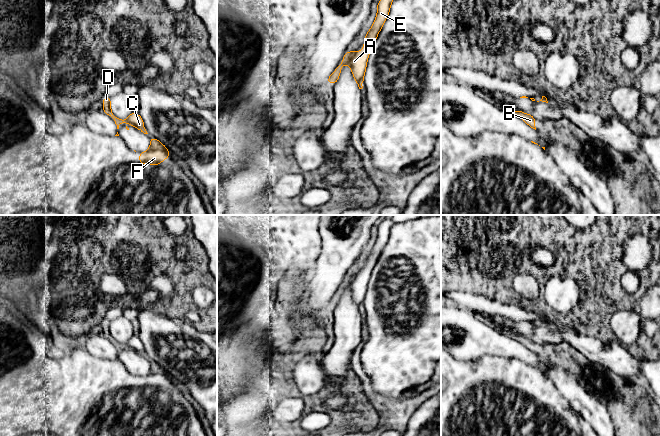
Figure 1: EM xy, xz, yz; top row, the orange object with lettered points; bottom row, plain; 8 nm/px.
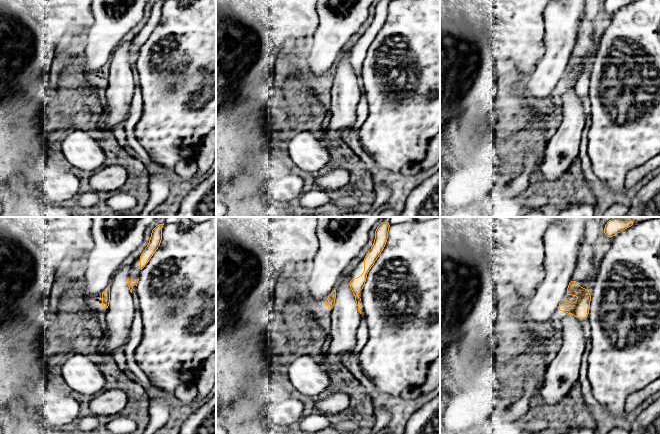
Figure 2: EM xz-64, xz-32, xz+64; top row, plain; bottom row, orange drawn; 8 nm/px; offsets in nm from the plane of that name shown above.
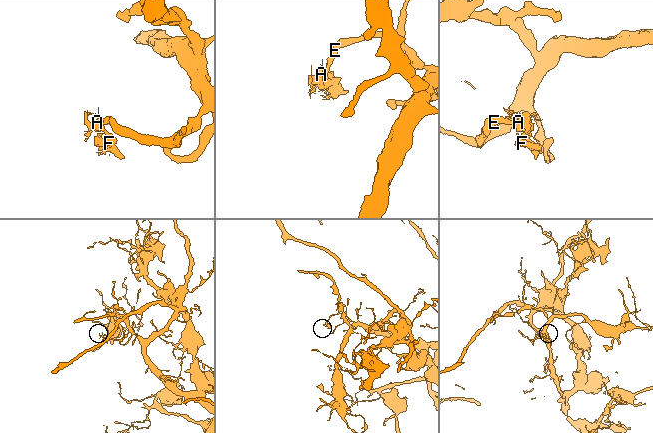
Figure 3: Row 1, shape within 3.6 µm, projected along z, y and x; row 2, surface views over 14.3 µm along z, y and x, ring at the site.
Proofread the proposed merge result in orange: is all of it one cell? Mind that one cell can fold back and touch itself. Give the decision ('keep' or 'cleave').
keep

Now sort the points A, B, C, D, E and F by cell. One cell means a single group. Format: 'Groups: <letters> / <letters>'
Groups: A B C D E F

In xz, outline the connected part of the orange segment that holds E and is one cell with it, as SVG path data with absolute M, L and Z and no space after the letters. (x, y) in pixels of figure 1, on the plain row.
M386 218L383 220L377 228L377 239L372 251L367 256L364 261L365 266L362 275L351 276L346 275L344 282L341 287L336 291L335 295L328 301L327 308L332 307L335 309L339 303L340 297L342 295L342 290L348 288L351 292L353 301L359 311L362 313L362 307L364 306L364 299L367 291L367 284L371 276L371 272L377 260L383 251L389 236L390 230L395 223L391 218Z

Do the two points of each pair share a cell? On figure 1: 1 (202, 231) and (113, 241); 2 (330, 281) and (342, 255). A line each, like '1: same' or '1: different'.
1: different
2: same

